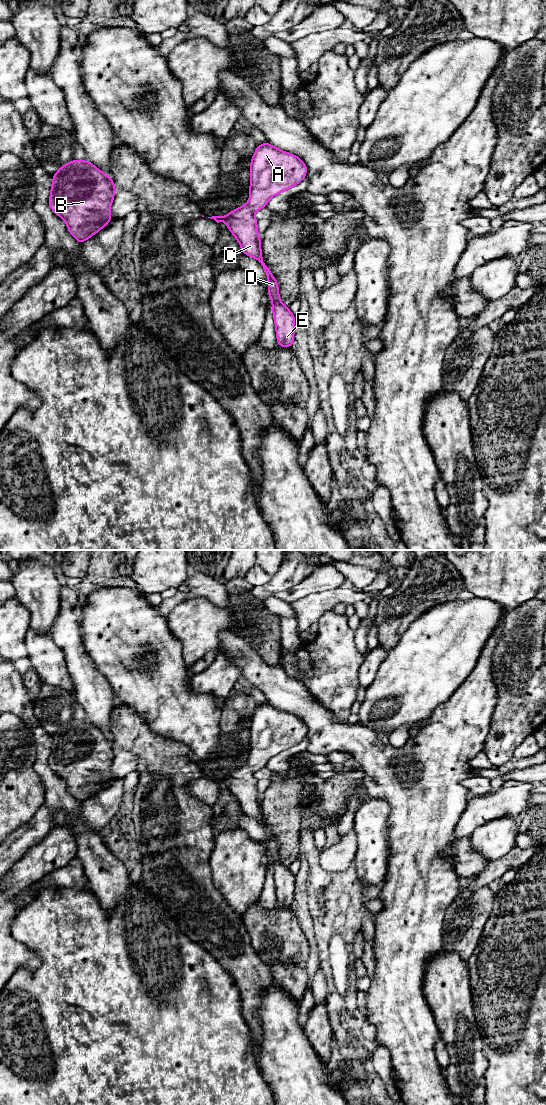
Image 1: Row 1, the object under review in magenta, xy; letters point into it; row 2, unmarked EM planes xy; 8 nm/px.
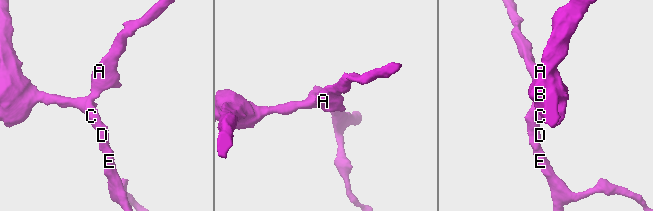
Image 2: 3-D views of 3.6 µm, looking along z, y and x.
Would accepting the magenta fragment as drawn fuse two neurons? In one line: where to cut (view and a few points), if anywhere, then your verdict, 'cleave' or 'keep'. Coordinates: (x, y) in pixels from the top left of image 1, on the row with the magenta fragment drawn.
no cut | keep

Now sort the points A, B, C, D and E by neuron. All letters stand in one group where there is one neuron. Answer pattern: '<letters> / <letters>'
A B C D E

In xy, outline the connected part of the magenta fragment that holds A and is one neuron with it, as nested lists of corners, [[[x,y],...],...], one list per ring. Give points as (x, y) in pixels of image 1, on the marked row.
[[[267,142],[258,145],[250,164],[249,201],[226,216],[208,217],[217,223],[224,221],[238,240],[242,252],[257,259],[263,266],[268,278],[268,294],[272,301],[277,344],[280,347],[293,346],[295,316],[279,298],[278,282],[263,262],[258,220],[254,214],[266,207],[273,196],[300,183],[306,174],[307,166],[298,156],[279,150]]]

